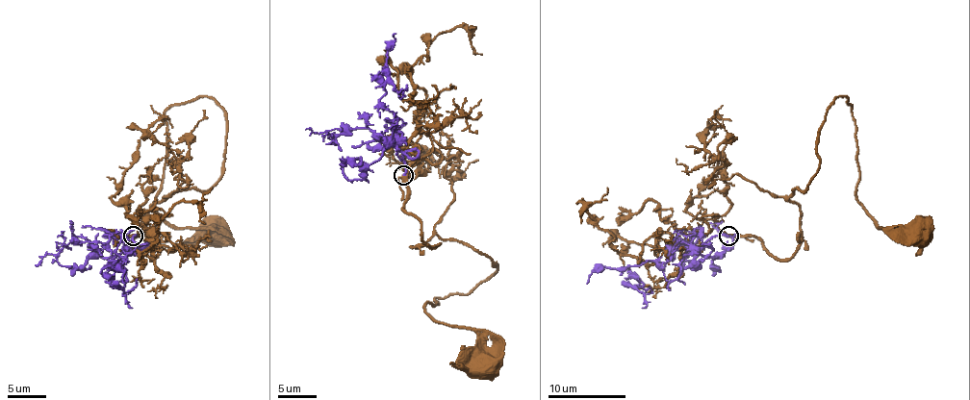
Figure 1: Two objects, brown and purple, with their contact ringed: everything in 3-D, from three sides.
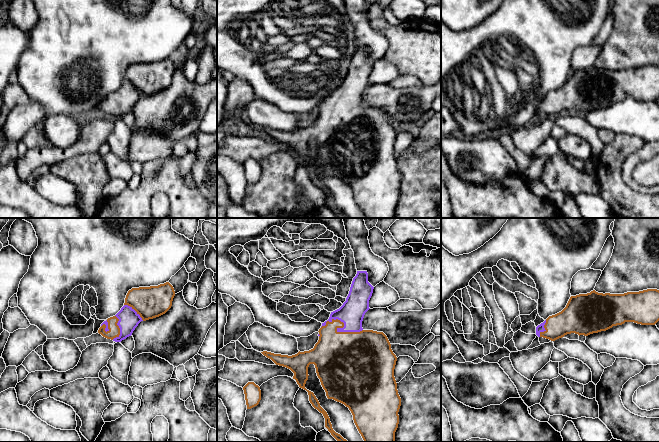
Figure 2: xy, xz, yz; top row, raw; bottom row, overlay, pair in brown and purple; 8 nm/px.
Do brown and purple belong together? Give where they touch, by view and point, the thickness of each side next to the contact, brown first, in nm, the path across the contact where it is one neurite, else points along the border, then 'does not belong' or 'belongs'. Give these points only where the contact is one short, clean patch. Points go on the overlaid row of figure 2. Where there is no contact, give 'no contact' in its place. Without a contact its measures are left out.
xz (340, 327) | 440/200 nm | belongs

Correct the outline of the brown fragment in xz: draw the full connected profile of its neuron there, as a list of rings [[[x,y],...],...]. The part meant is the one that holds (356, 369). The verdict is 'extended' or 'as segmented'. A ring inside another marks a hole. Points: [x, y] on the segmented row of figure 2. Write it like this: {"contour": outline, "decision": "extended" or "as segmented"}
{"contour": [[[357,271],[346,301],[339,309],[331,312],[329,319],[322,323],[318,331],[319,340],[313,349],[299,351],[292,356],[261,352],[276,365],[286,367],[294,373],[293,379],[300,388],[308,392],[310,403],[323,414],[325,427],[338,442],[348,441],[333,430],[327,412],[320,406],[314,393],[305,388],[310,364],[315,365],[317,376],[327,398],[349,408],[364,442],[395,442],[395,432],[399,424],[398,412],[401,406],[394,377],[397,357],[383,332],[362,328],[364,315],[370,309],[369,300],[373,289],[374,287],[368,282],[367,271]]], "decision": "extended"}

